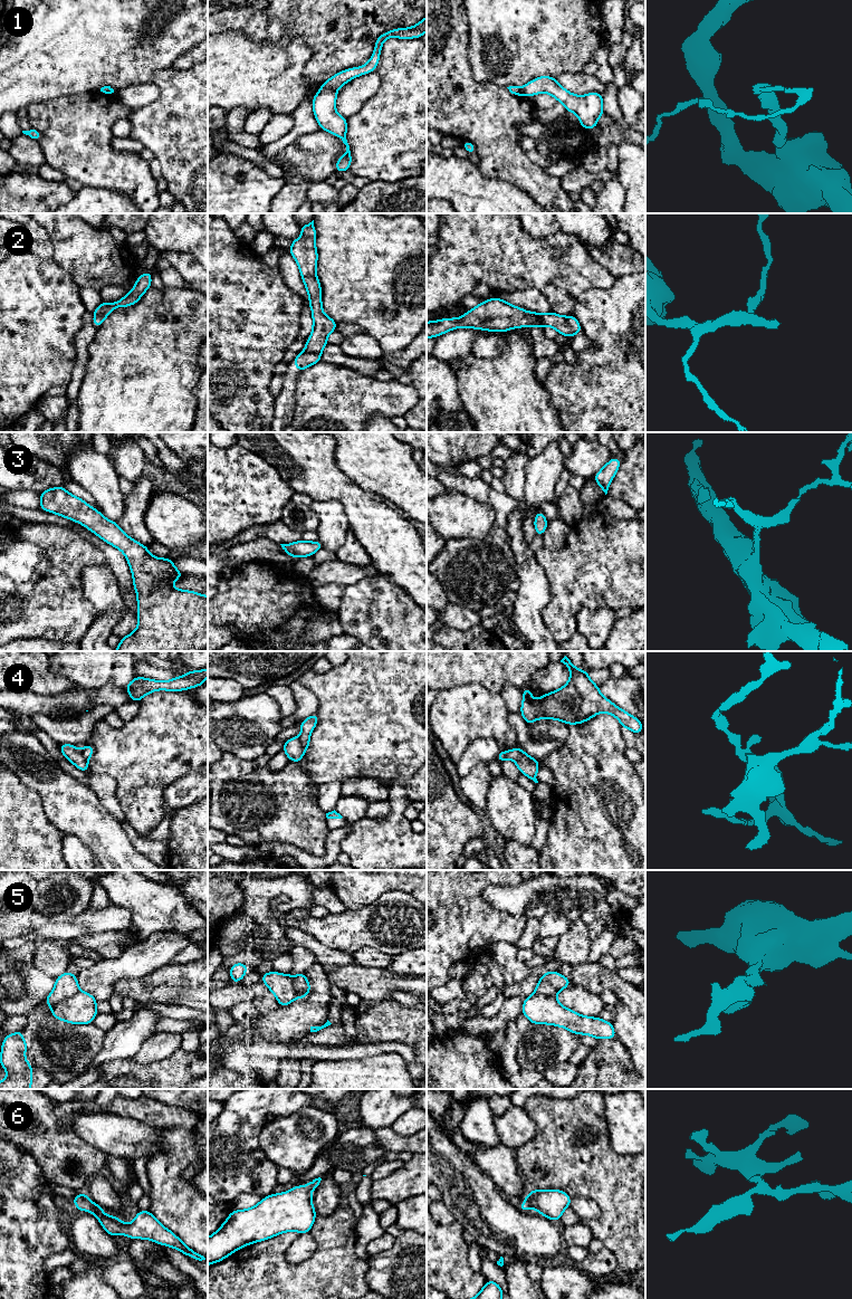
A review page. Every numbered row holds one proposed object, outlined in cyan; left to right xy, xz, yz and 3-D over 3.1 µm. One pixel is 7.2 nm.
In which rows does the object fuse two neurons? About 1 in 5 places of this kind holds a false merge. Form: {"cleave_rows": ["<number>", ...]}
{"cleave_rows": ["1", "4", "5"]}

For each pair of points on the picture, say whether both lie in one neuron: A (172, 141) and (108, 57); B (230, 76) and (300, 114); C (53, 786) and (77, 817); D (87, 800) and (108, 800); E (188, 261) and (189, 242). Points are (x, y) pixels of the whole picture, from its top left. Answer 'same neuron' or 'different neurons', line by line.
A: different neurons
B: different neurons
C: same neuron
D: different neurons
E: different neurons

